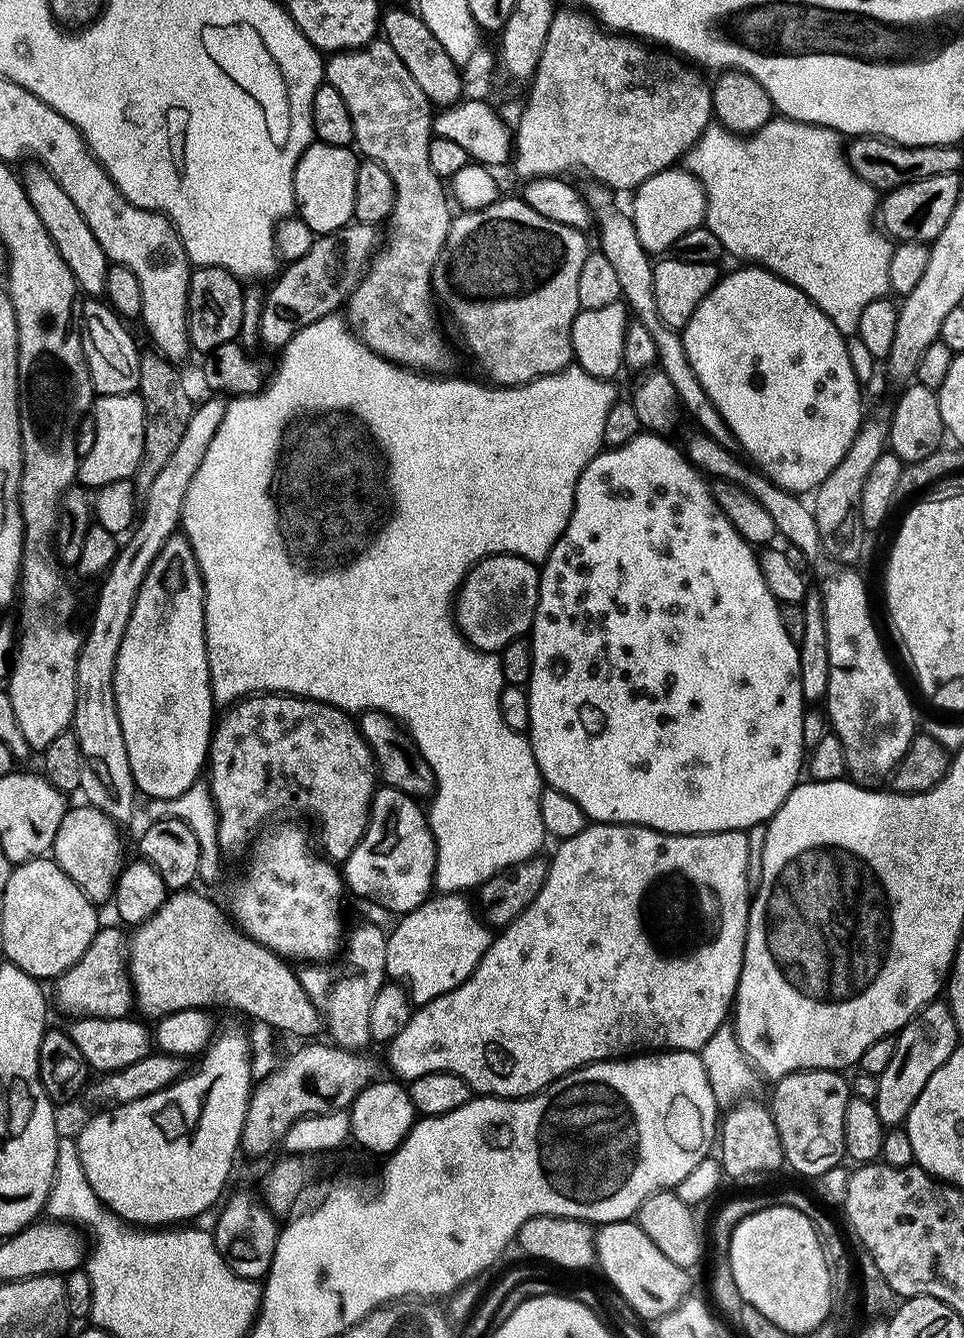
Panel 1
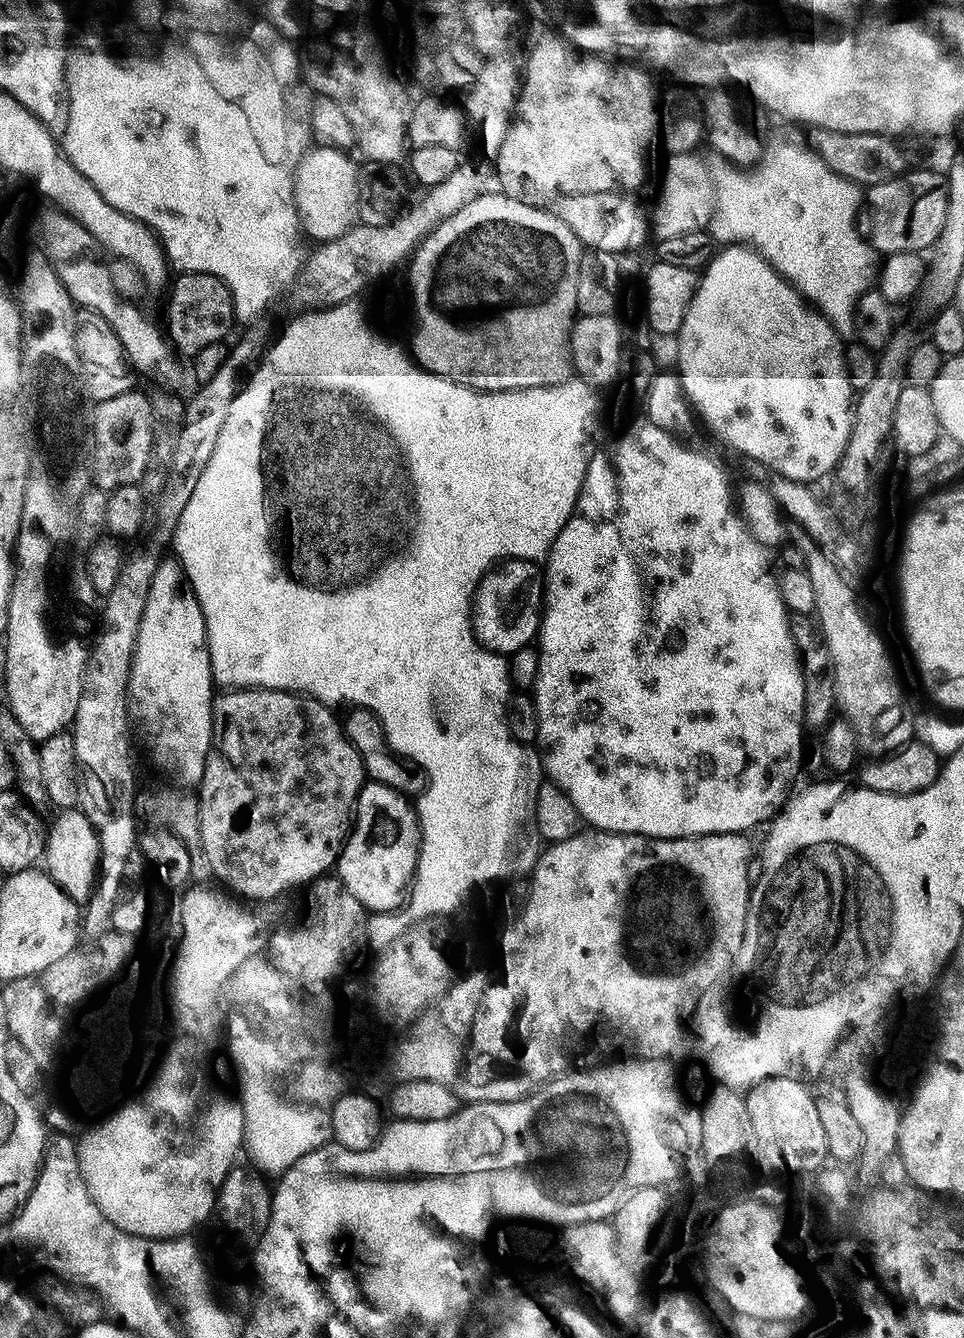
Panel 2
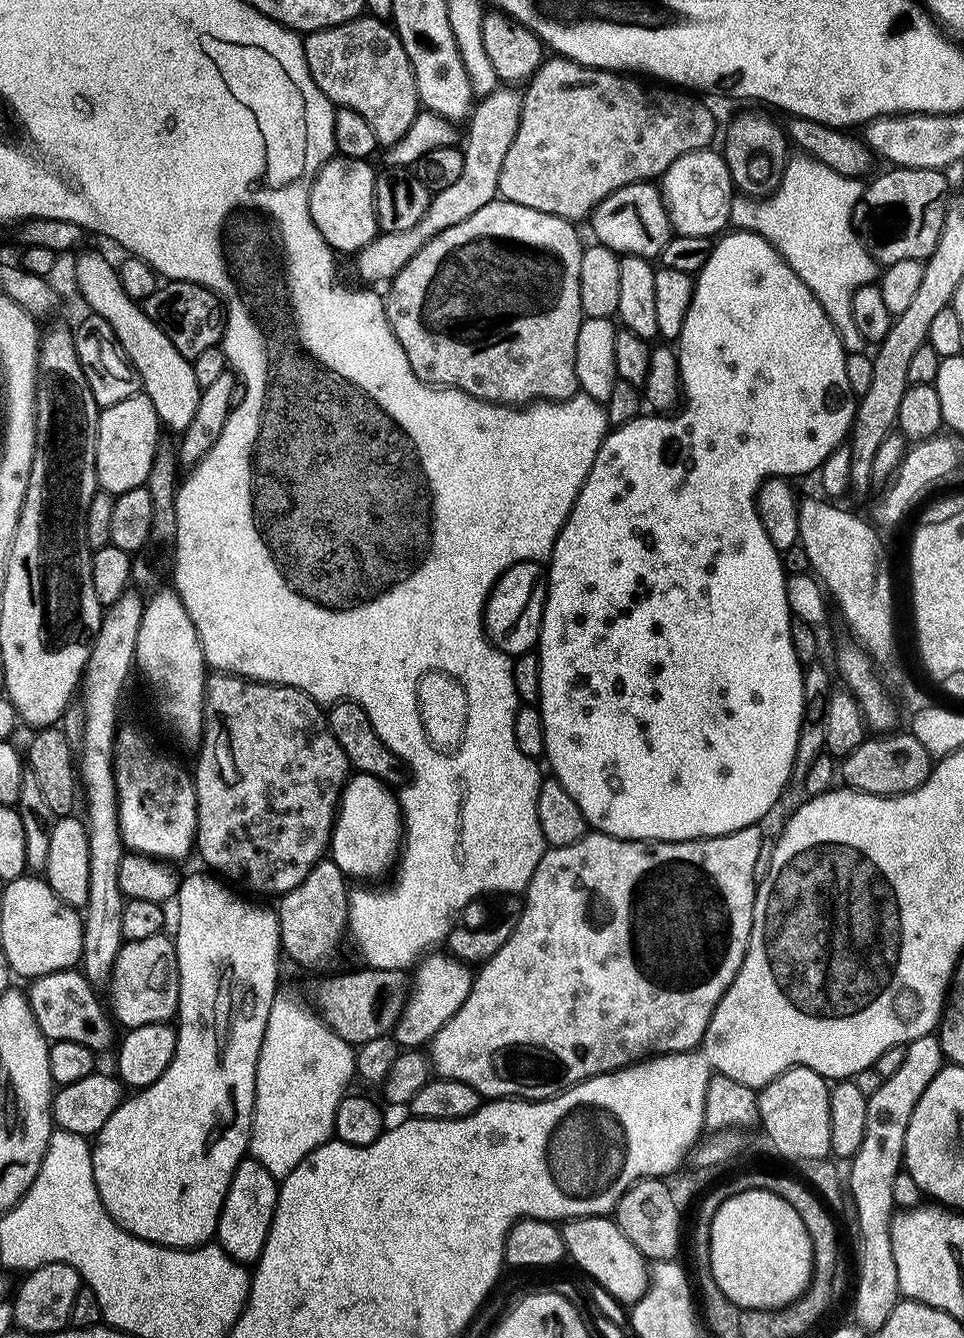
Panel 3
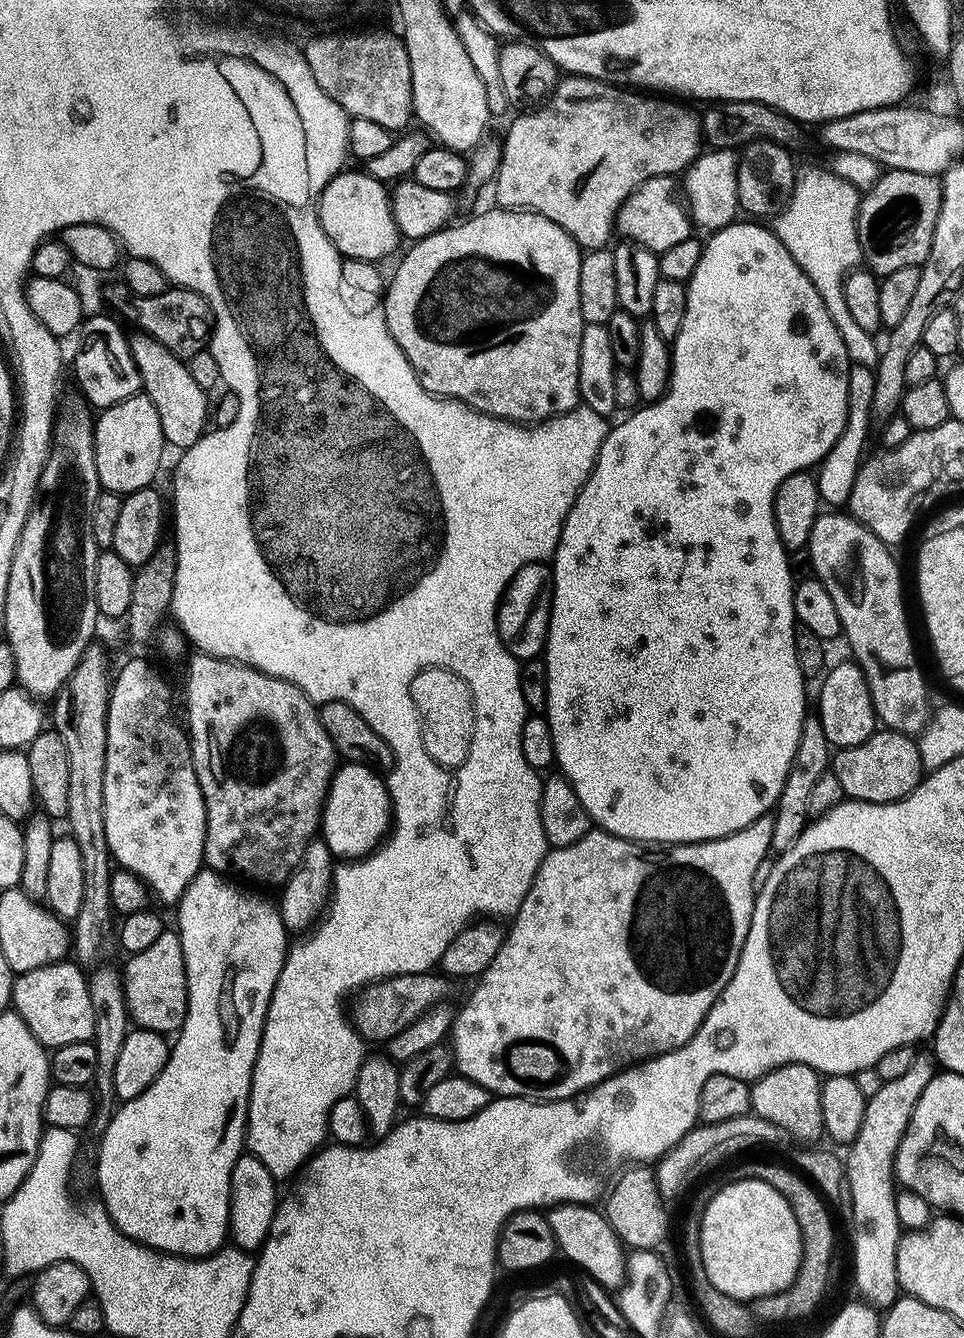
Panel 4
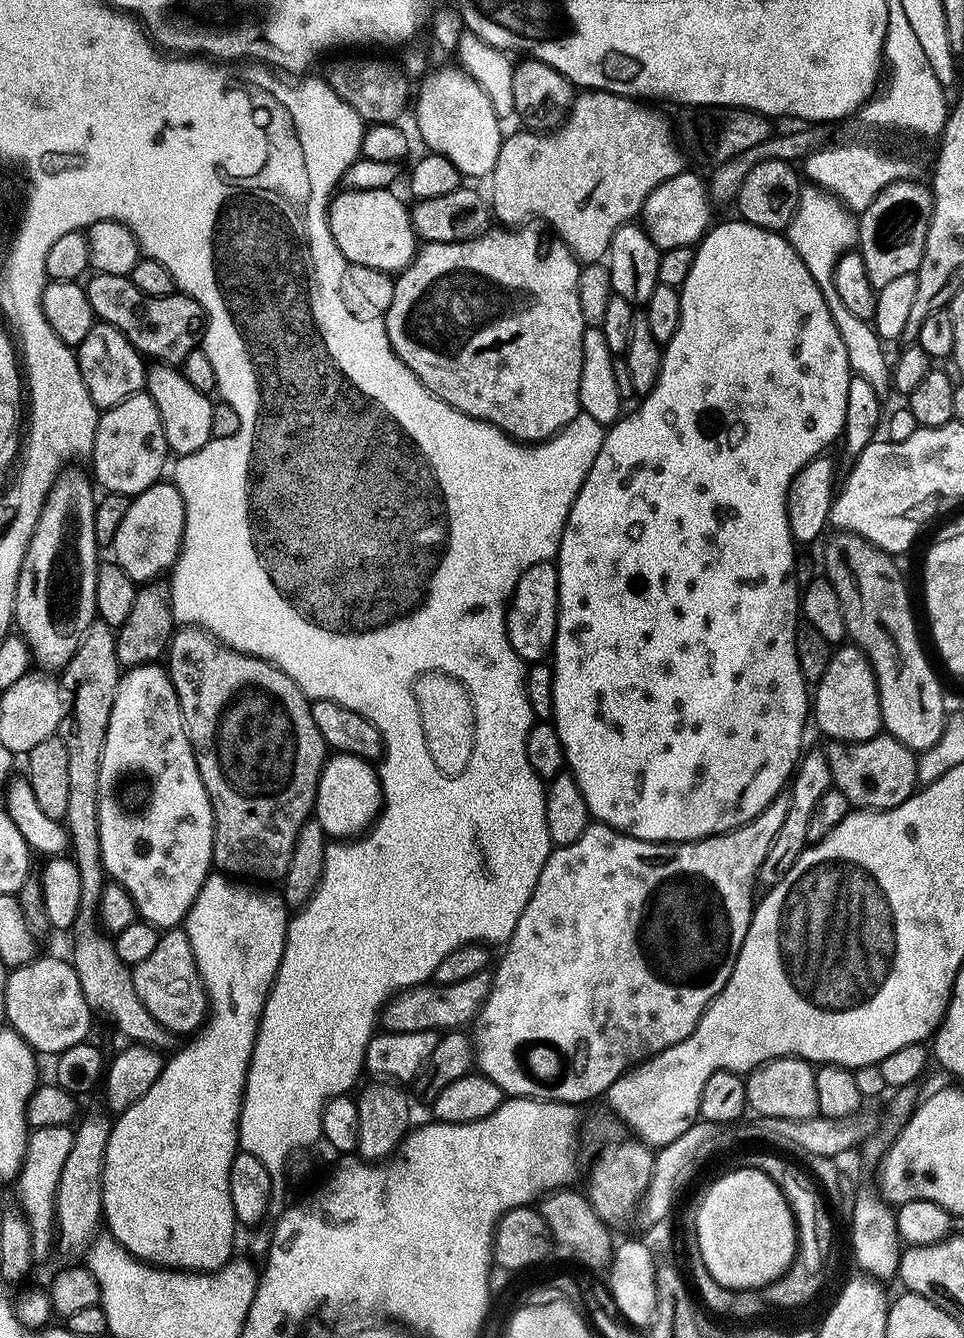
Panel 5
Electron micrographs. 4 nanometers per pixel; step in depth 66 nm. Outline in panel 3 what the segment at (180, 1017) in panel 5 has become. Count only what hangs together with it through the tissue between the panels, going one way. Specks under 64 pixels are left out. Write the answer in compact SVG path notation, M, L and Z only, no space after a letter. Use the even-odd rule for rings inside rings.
M159 932L150 934L150 938L124 940L114 958L106 992L112 1003L111 1015L116 1015L121 1029L169 1023L180 1010L180 975L175 939Z

